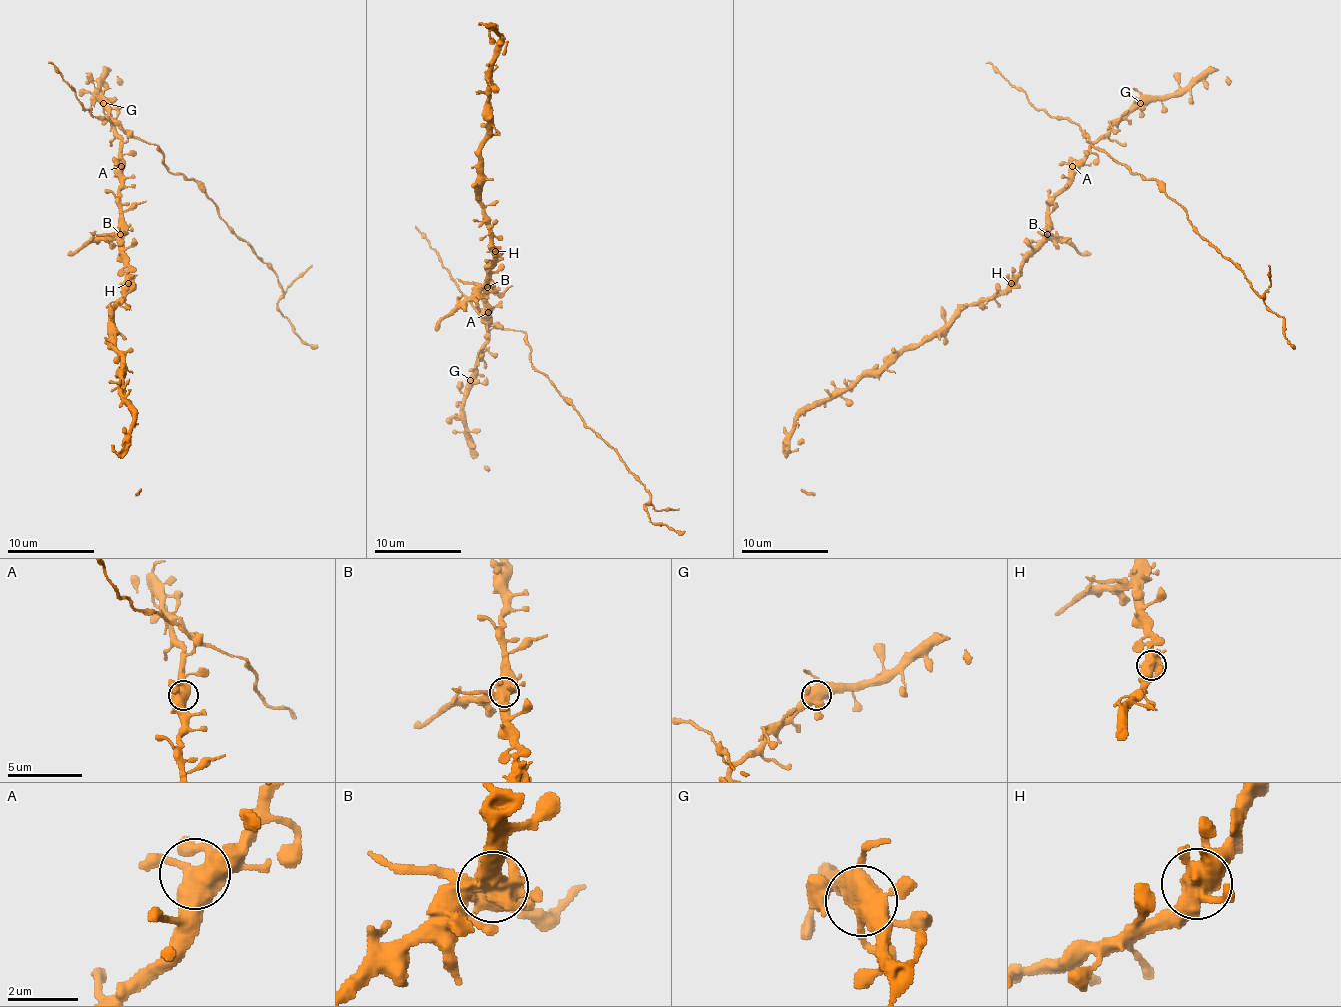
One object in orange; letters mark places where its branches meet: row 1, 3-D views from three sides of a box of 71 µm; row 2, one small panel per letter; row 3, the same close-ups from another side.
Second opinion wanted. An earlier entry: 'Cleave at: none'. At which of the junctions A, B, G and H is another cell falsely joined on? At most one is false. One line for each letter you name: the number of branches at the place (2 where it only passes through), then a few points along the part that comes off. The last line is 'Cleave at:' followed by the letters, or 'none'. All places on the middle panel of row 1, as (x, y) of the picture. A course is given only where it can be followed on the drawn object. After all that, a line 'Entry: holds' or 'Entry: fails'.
B: branches 5; course (488, 286), (479, 286), (457, 304), (435, 330)
Cleave at: B
Entry: fails

